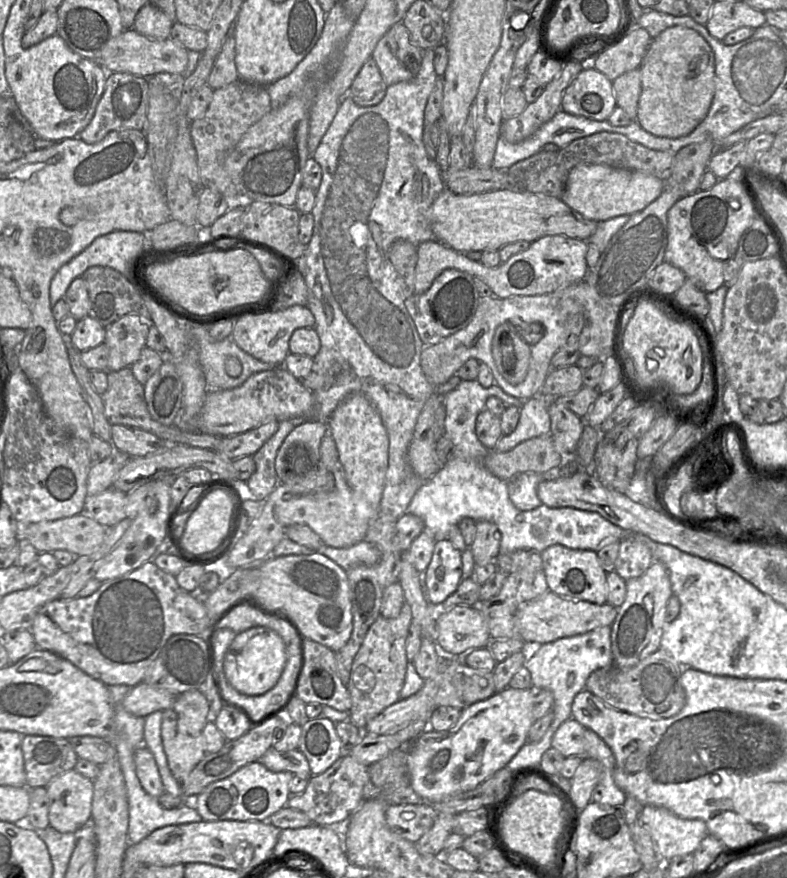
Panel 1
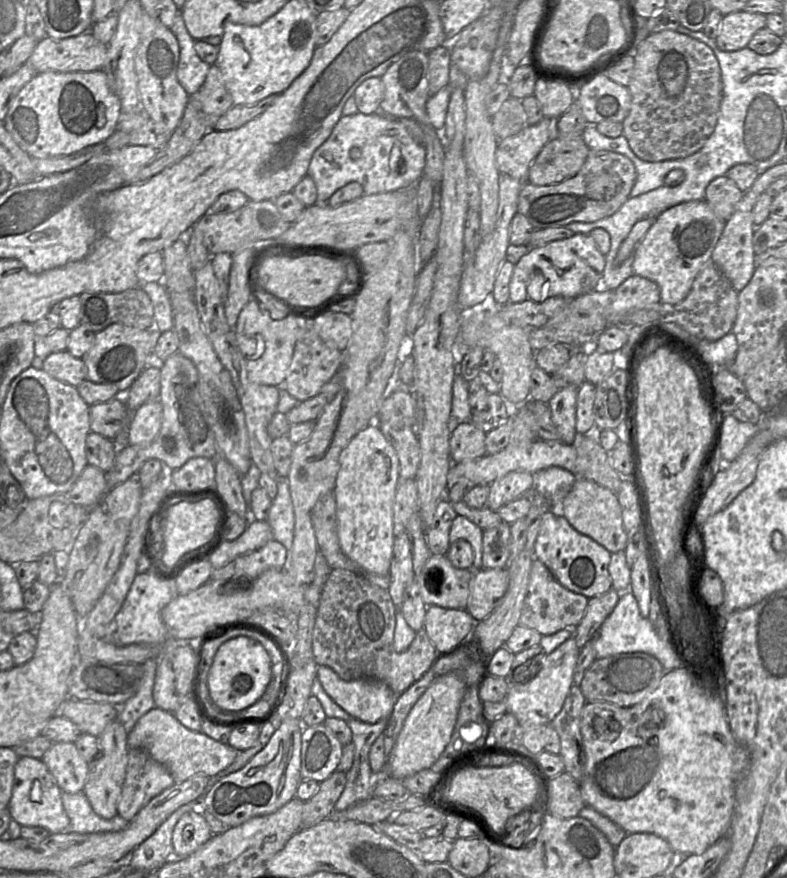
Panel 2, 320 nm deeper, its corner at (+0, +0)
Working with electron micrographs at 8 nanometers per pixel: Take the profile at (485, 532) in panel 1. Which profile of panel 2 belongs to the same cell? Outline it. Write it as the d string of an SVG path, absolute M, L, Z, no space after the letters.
M512 471L489 485L486 506L492 511L515 500L534 485L533 474L526 471Z

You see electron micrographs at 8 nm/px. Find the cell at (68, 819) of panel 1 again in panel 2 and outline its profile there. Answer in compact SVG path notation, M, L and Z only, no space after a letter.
M54 742L41 760L65 793L83 792L90 763L78 752L75 743Z

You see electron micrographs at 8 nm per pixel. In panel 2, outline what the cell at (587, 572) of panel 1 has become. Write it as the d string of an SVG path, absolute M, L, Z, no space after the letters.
M551 511L544 514L534 545L534 557L550 570L562 586L588 599L612 589L608 571L611 553L590 537L576 531L561 514Z

